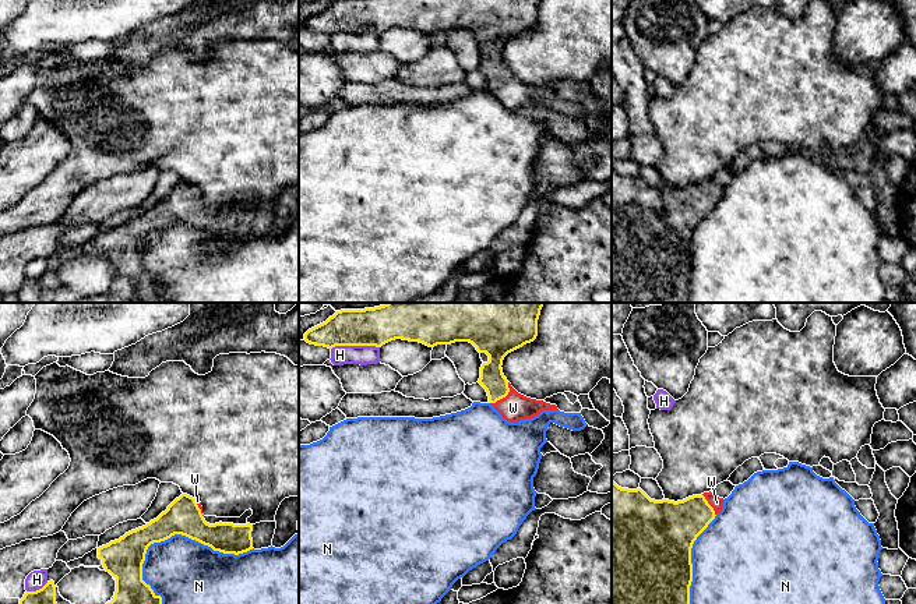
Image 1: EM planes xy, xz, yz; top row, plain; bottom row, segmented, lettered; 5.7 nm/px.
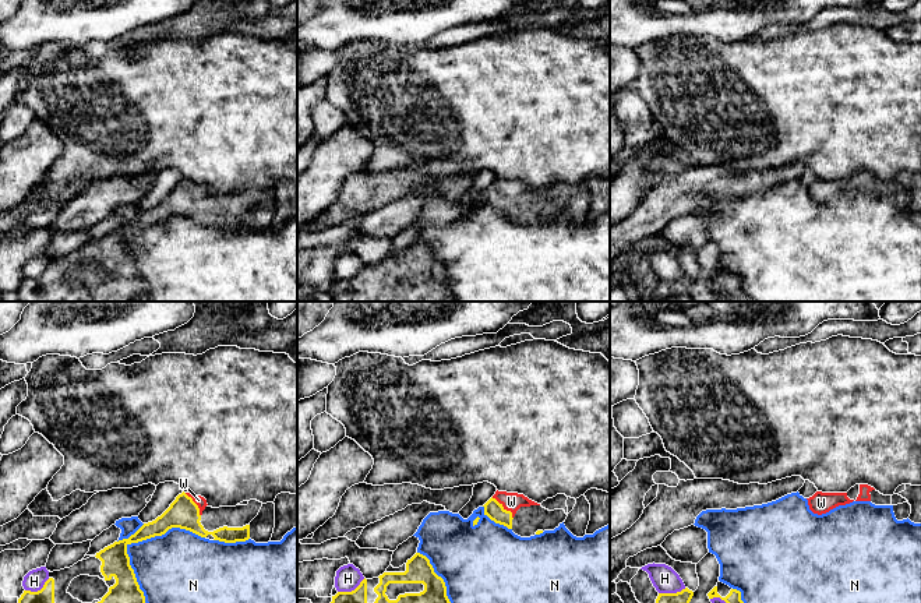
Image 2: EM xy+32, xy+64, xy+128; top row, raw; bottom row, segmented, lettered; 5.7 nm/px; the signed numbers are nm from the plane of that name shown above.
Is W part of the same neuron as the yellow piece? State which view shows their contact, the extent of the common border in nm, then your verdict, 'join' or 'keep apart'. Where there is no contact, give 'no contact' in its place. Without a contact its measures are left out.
meets yellow in xz; contact 170 nm long; join

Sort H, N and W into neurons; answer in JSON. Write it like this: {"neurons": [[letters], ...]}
{"neurons": [["H"], ["N"], ["W"]]}

